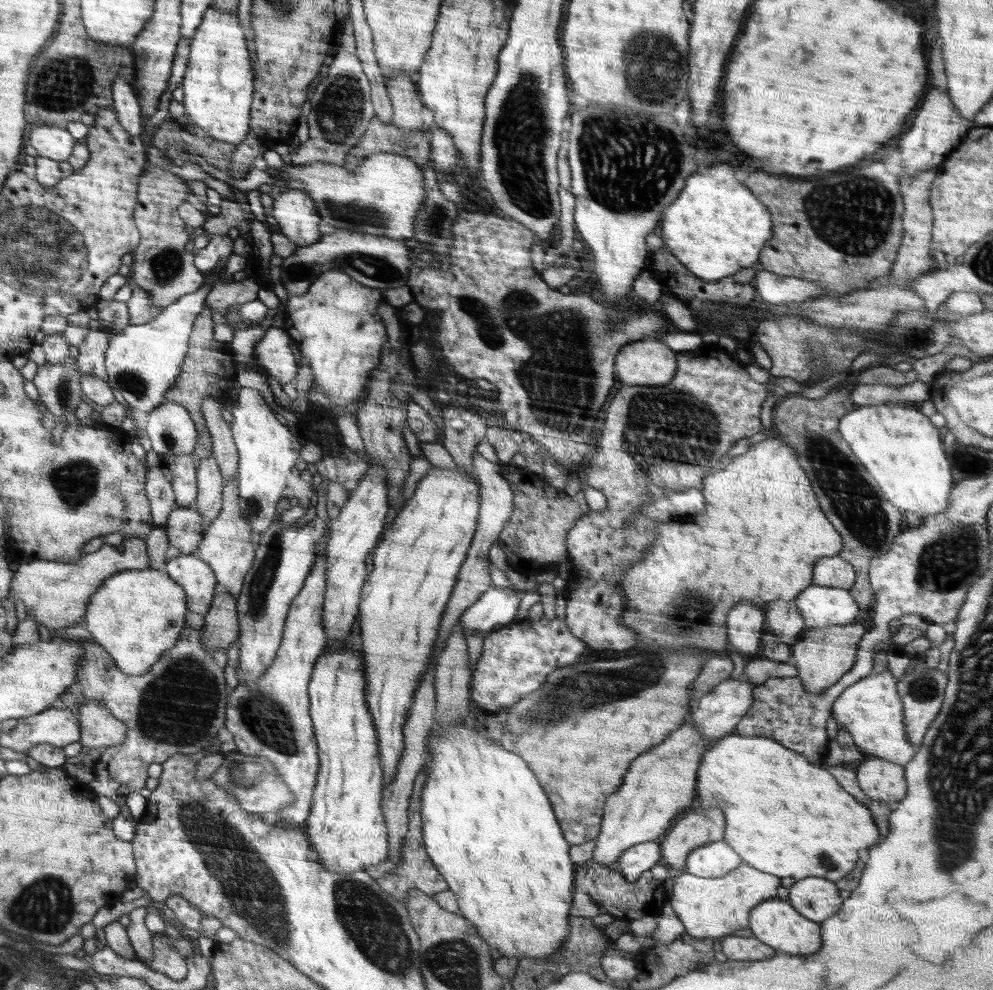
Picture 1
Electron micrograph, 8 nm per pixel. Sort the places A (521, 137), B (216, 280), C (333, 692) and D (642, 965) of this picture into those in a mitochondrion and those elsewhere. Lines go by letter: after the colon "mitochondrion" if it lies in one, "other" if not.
A: mitochondrion
B: other
C: other
D: other

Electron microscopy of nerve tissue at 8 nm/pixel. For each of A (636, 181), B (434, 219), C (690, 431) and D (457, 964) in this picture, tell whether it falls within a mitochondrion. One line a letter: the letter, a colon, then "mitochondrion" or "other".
A: mitochondrion
B: mitochondrion
C: mitochondrion
D: mitochondrion

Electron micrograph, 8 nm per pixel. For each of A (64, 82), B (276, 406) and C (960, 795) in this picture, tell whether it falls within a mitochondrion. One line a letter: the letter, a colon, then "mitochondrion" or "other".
A: mitochondrion
B: other
C: mitochondrion

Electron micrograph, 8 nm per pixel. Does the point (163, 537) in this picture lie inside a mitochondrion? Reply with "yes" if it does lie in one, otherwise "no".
no

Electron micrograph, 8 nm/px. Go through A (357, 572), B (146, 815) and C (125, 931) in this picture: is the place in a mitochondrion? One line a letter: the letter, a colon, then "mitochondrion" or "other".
A: other
B: other
C: other

